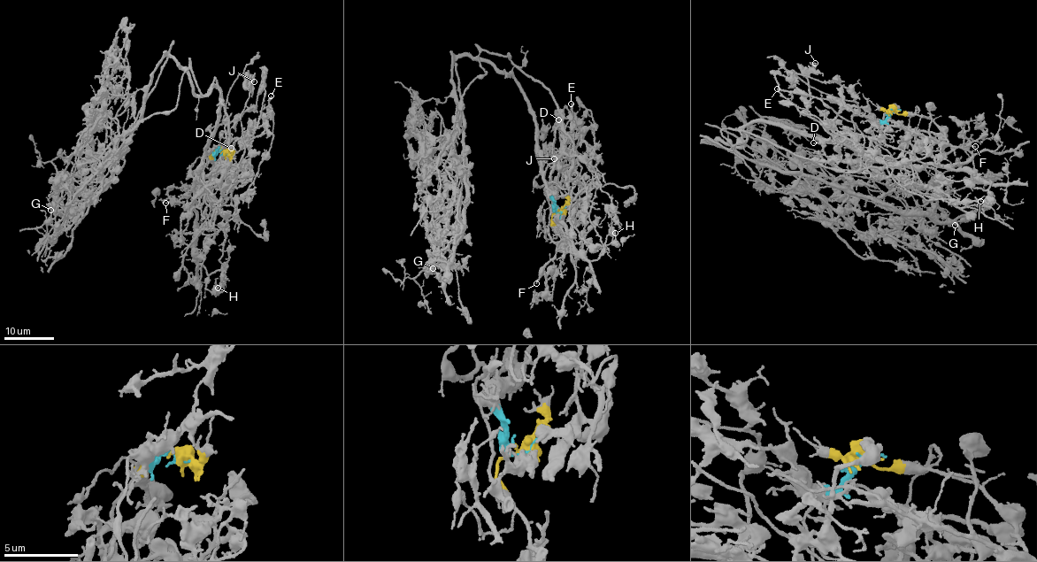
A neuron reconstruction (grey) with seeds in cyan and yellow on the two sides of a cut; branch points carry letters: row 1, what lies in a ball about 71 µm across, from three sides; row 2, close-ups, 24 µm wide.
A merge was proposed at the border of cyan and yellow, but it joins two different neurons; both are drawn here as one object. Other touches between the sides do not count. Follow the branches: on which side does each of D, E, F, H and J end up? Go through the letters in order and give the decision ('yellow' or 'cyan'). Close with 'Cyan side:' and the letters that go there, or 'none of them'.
D: cyan
E: cyan
F: cyan
H: yellow
J: cyan
Cyan side: D, E, F, J

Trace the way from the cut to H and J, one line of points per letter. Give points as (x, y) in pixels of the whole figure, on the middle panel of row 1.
H: (558, 212), (551, 226), (563, 242), (581, 243), (572, 261), (573, 244), (577, 255), (597, 259), (615, 233)
J: (558, 212), (551, 192), (572, 165), (564, 147), (564, 132), (556, 127), (549, 150), (554, 158)

